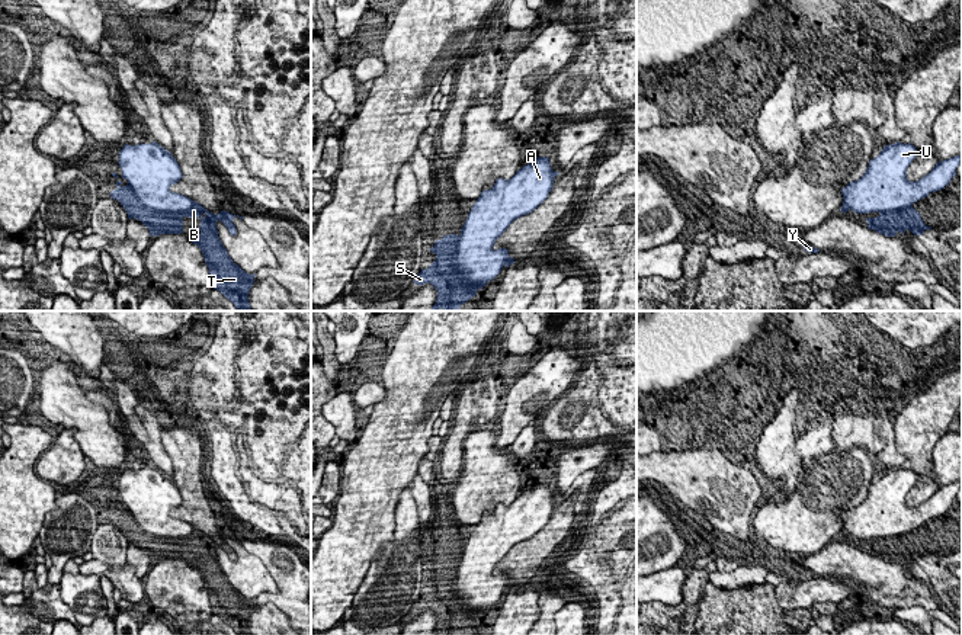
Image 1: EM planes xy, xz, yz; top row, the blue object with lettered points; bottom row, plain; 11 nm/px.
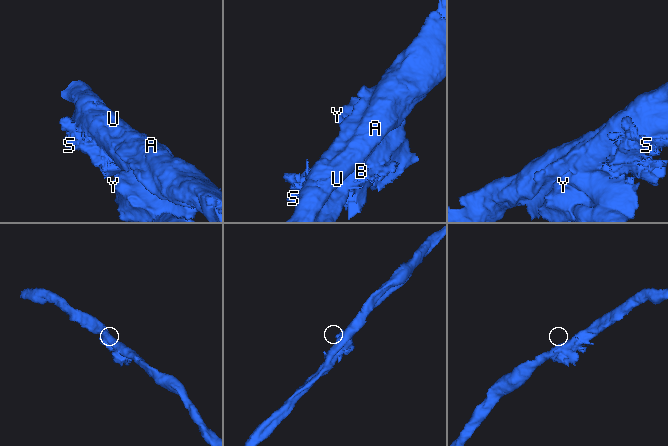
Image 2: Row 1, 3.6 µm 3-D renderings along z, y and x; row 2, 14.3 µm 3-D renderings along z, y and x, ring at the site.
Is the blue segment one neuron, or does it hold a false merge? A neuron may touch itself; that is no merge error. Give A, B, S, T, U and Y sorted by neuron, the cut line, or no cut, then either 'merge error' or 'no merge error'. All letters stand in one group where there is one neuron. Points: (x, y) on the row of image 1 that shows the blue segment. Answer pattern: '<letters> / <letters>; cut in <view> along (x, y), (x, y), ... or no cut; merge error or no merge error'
A B S T U Y; no cut; no merge error

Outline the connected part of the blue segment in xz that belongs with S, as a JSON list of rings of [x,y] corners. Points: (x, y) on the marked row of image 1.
[[[536,157],[529,164],[523,166],[516,174],[509,179],[497,179],[490,190],[482,190],[468,218],[461,228],[461,234],[443,235],[434,241],[430,251],[436,254],[436,260],[416,276],[413,283],[432,283],[437,291],[436,304],[432,311],[458,311],[462,304],[477,295],[490,280],[493,280],[503,267],[514,263],[509,256],[507,248],[494,250],[496,240],[509,228],[509,225],[535,211],[552,190],[554,179],[558,171],[551,169],[548,157]]]

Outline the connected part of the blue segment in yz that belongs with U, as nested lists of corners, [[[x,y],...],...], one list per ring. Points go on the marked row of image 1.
[[[895,142],[885,145],[876,158],[869,161],[863,176],[841,189],[841,212],[852,209],[856,214],[878,212],[875,218],[866,218],[868,228],[886,237],[910,230],[921,235],[927,227],[913,203],[931,192],[945,189],[956,176],[962,163],[961,155],[939,161],[933,170],[918,182],[907,179],[907,169],[917,157],[915,147]]]

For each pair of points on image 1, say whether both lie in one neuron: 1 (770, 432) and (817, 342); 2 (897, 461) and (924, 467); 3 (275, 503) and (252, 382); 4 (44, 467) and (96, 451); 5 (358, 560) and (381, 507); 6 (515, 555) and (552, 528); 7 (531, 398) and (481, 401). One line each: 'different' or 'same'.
1: different
2: different
3: different
4: different
5: same
6: same
7: different

